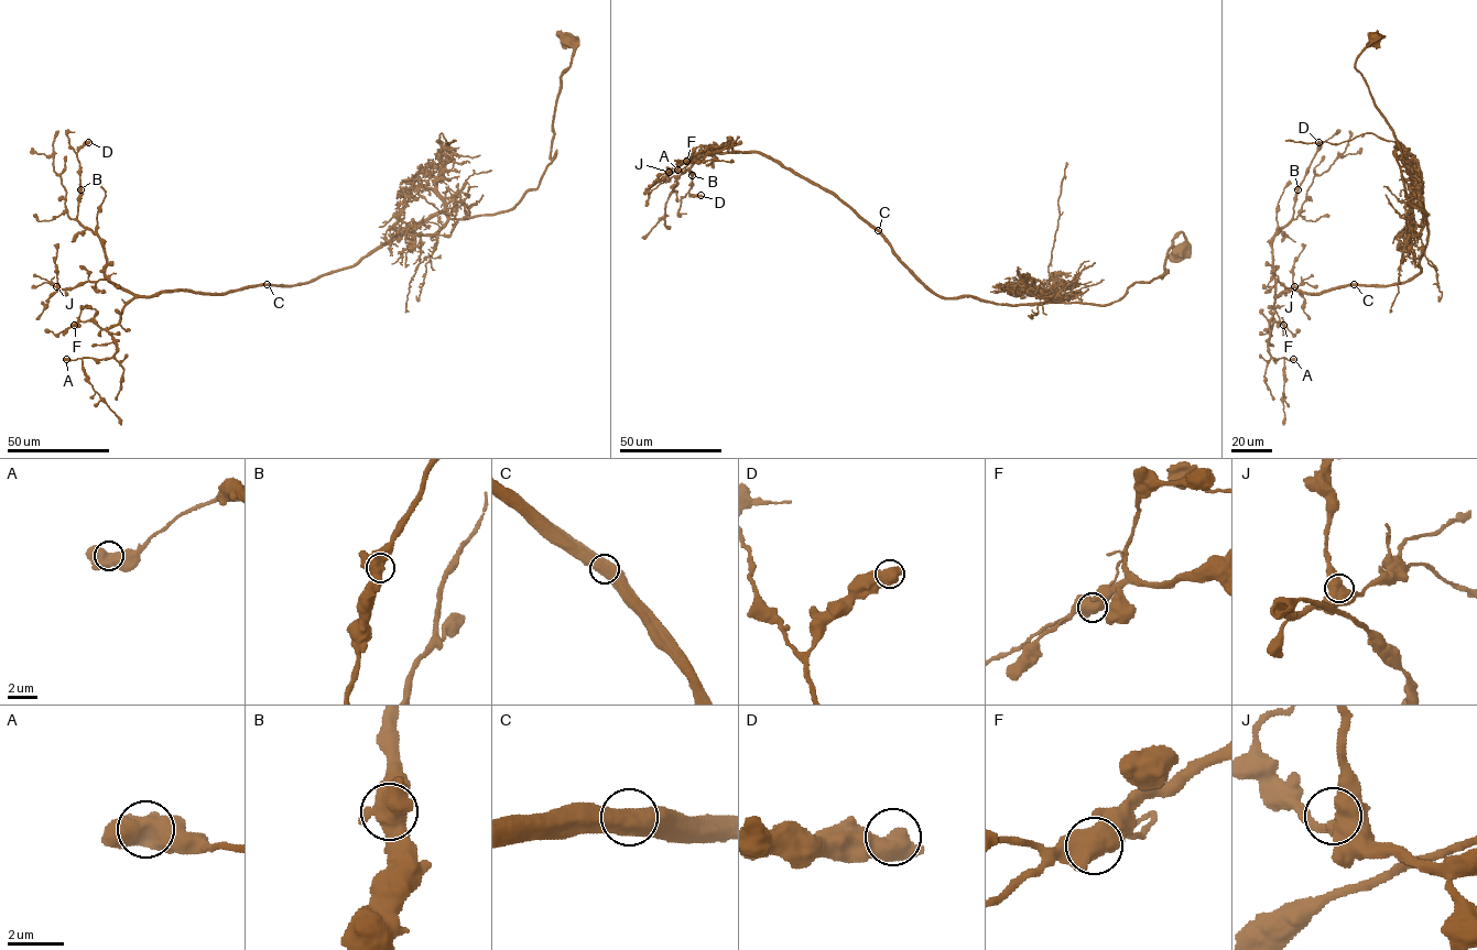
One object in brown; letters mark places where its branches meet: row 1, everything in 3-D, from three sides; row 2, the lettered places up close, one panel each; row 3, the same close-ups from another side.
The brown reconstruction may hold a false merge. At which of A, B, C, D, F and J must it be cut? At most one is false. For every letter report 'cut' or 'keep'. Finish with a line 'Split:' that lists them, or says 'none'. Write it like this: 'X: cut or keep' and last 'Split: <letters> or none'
A: keep
B: keep
C: keep
D: keep
F: keep
J: keep
Split: none

